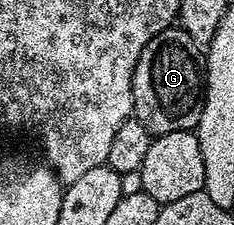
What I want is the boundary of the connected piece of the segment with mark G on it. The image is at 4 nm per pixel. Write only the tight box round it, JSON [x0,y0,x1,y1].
[133,28,205,136]

